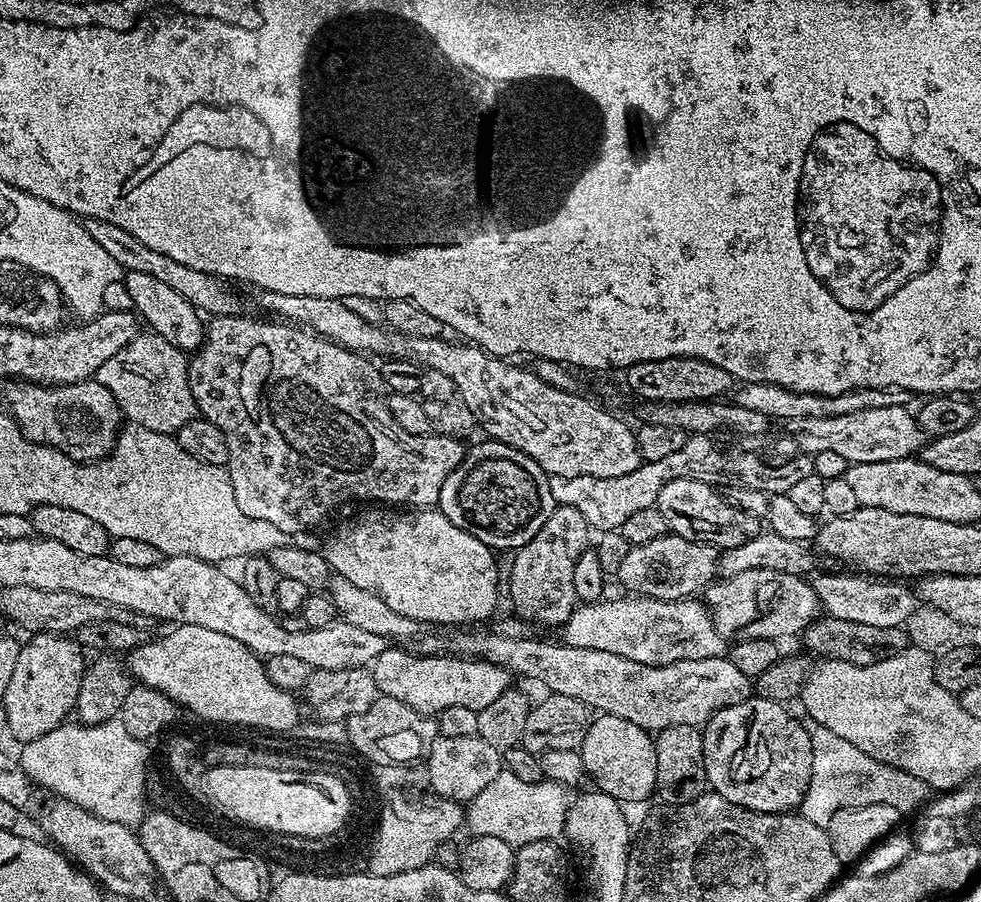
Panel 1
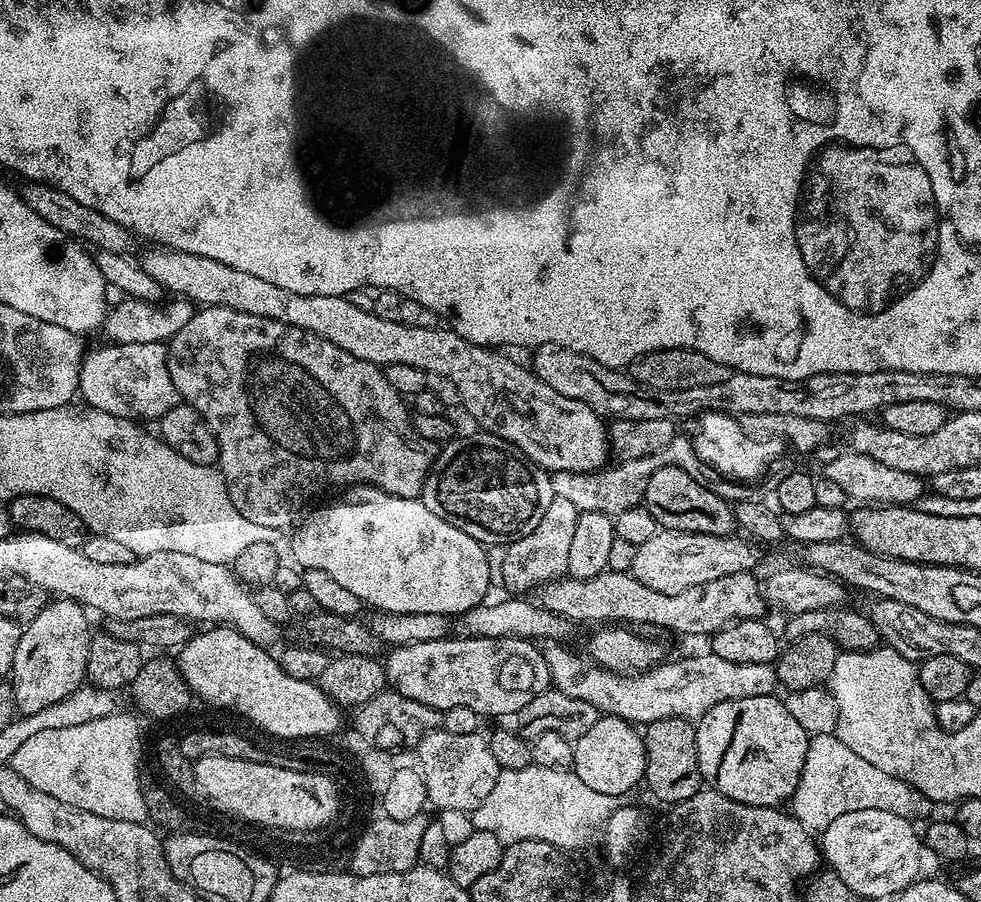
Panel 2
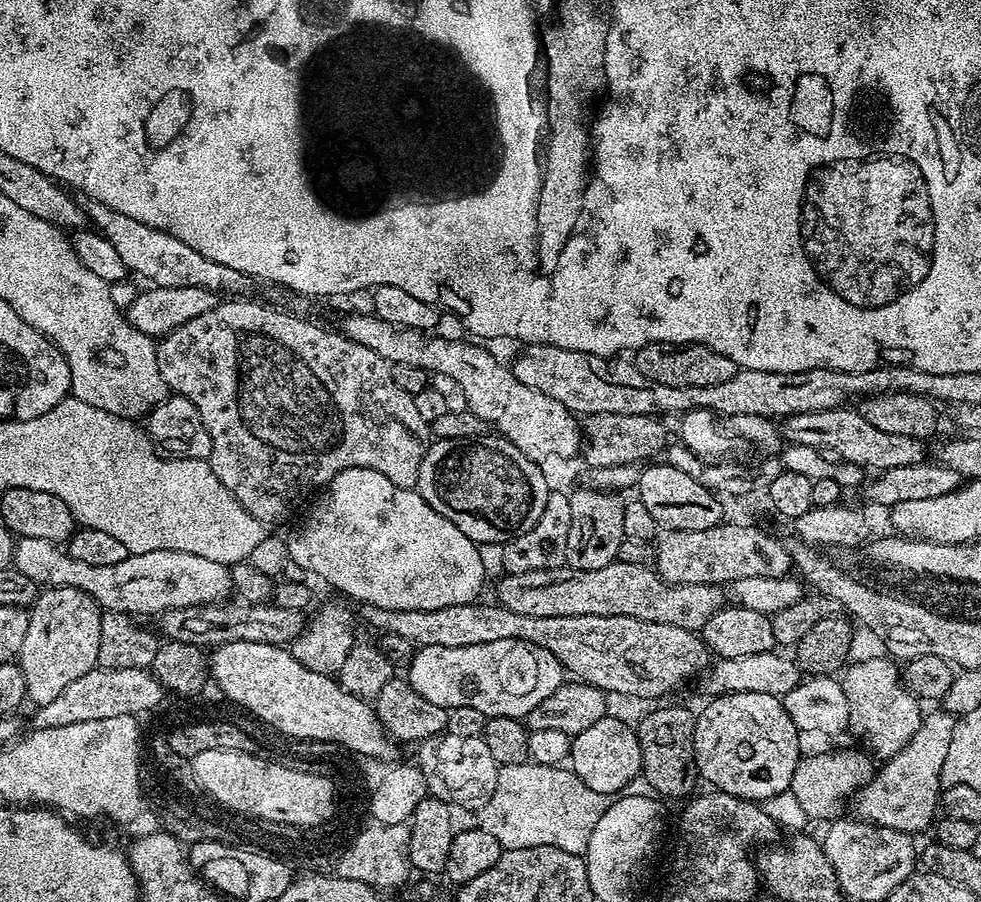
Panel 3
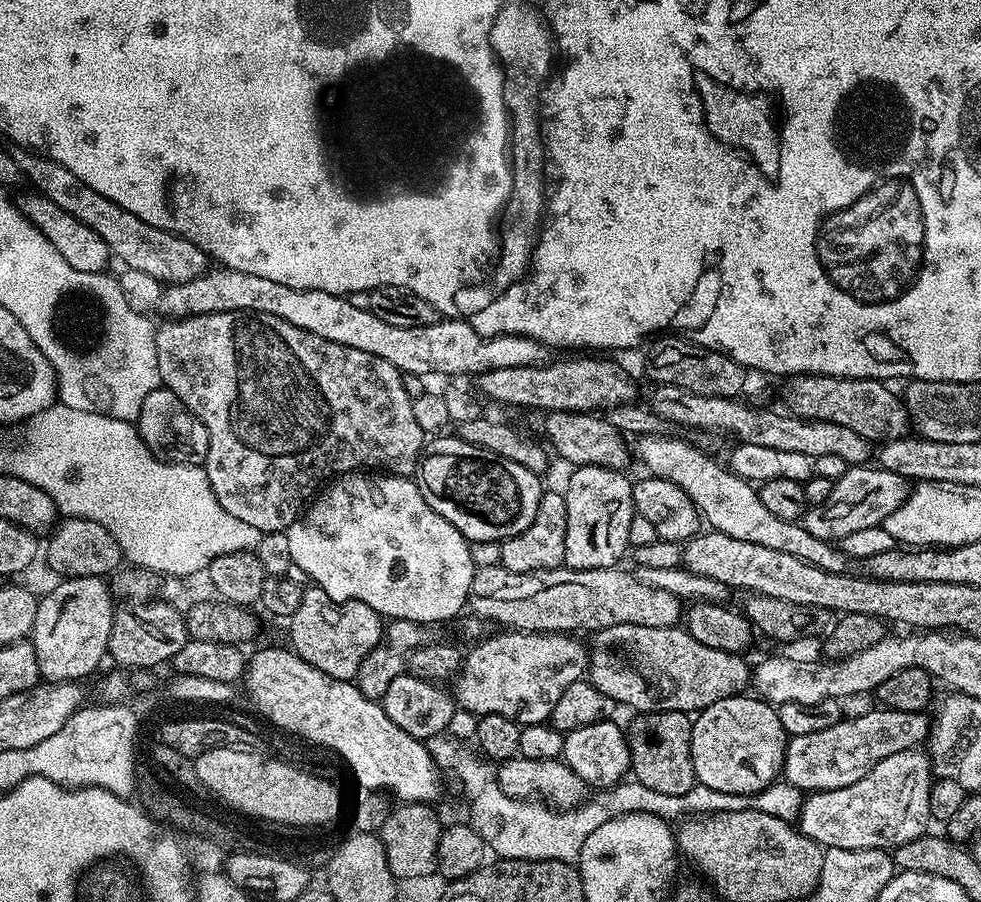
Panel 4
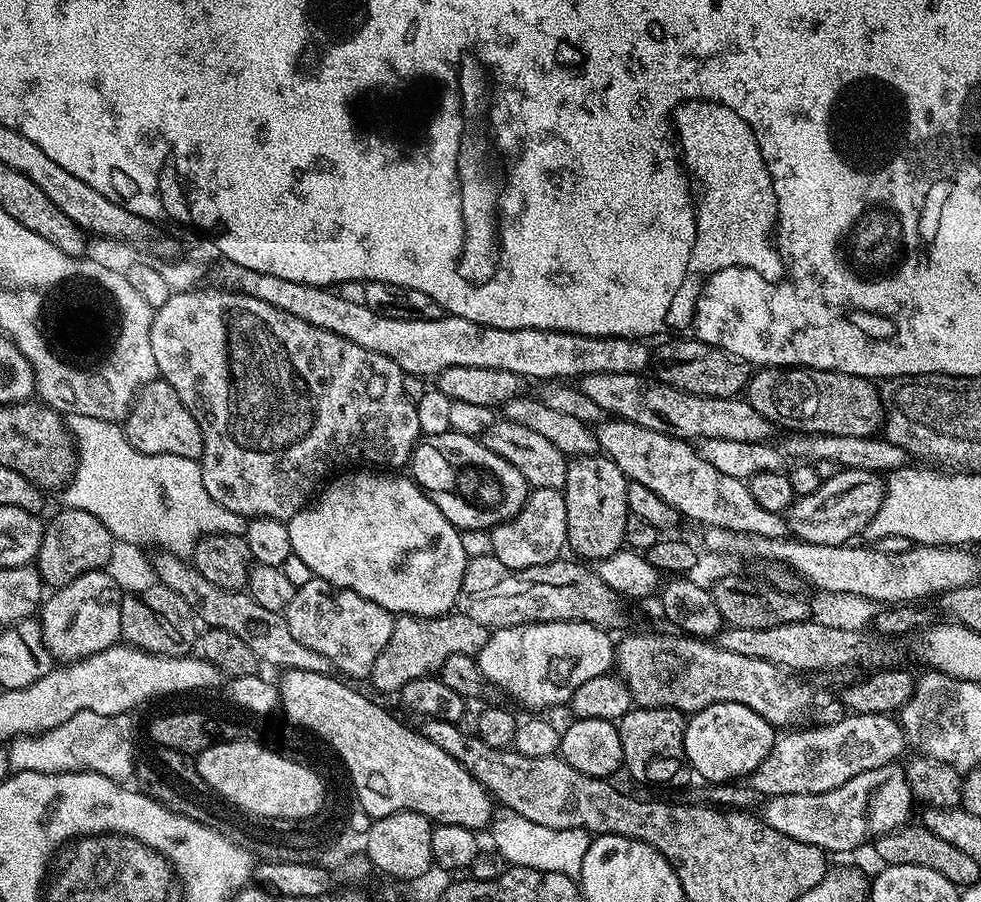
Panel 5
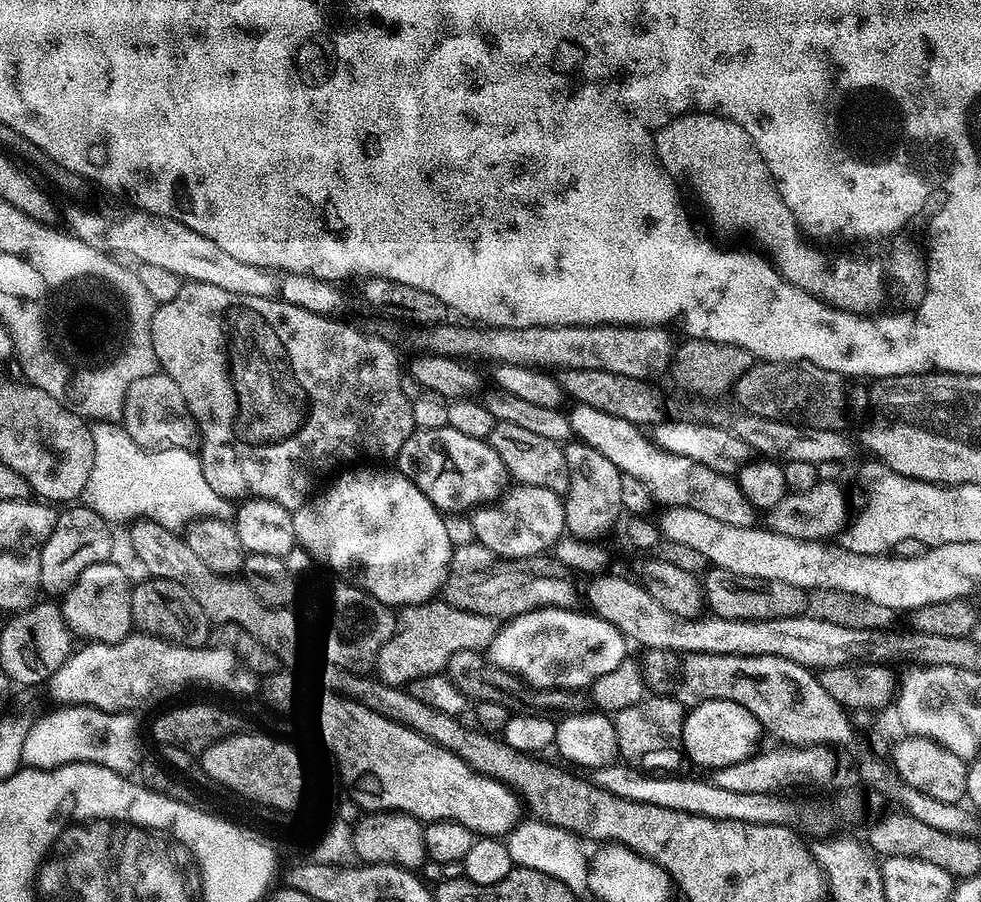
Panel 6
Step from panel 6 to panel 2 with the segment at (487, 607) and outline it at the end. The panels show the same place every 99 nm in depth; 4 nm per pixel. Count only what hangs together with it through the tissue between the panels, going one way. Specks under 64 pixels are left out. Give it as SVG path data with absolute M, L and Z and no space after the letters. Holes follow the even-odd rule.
M606 570L585 580L551 580L538 589L538 603L541 608L565 616L573 622L593 620L596 626L605 622L619 622L624 626L653 624L656 628L681 632L684 636L708 638L726 625L735 624L737 620L754 620L765 615L766 597L761 581L756 581L756 575L755 571L726 574L726 578L718 578L715 582L690 586L690 590L682 590L682 594L661 594L638 582L638 578L634 578L631 572Z

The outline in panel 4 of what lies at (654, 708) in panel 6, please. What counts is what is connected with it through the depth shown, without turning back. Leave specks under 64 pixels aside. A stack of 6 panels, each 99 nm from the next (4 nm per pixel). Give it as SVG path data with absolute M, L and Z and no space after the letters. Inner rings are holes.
M645 712L635 717L632 725L627 725L628 749L632 759L631 775L635 783L648 786L659 793L680 795L697 785L692 761L692 721L686 712Z

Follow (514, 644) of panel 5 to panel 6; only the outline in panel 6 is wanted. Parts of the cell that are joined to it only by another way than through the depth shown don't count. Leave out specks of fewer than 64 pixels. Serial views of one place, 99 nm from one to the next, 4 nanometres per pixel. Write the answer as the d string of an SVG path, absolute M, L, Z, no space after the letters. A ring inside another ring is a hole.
M536 608L521 616L513 616L503 625L504 628L488 644L487 659L492 659L504 672L520 672L520 676L528 684L539 690L550 688L587 689L598 678L610 674L619 667L629 655L629 641L602 618L589 614L587 611L576 612L572 608Z

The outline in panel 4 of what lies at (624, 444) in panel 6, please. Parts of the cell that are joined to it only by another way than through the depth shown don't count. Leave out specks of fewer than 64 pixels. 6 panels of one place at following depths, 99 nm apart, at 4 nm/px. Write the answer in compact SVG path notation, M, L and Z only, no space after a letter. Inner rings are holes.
M641 436L634 444L634 456L644 463L644 472L663 480L674 482L694 502L700 511L703 523L711 531L730 534L730 538L742 538L742 542L754 542L758 546L767 546L769 550L782 550L782 554L794 554L810 566L830 574L848 572L850 557L835 543L814 538L803 523L794 520L783 520L766 510L759 491L749 481L734 475L723 463L711 460L700 448L676 440L672 436Z

